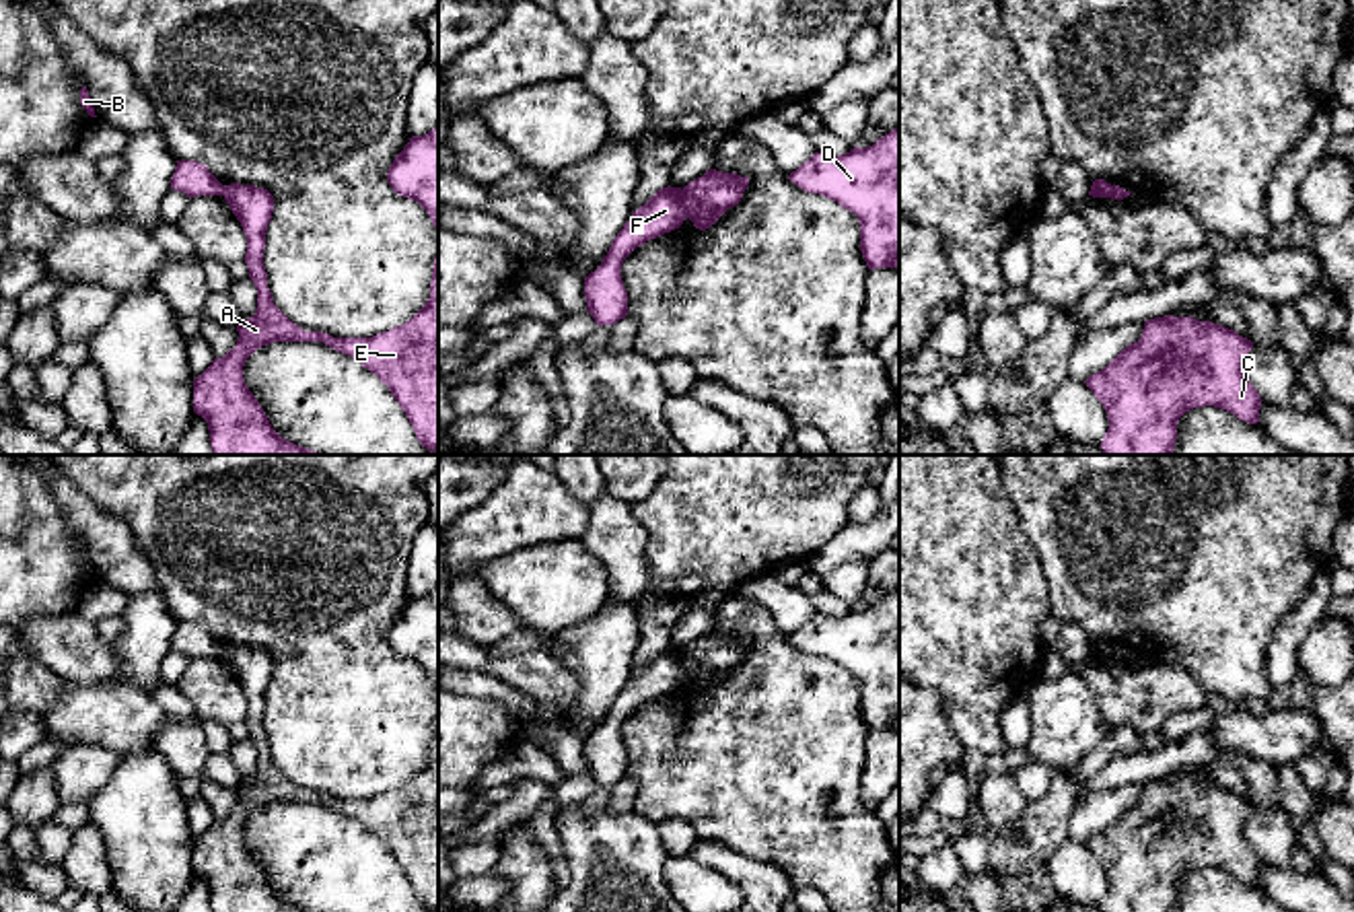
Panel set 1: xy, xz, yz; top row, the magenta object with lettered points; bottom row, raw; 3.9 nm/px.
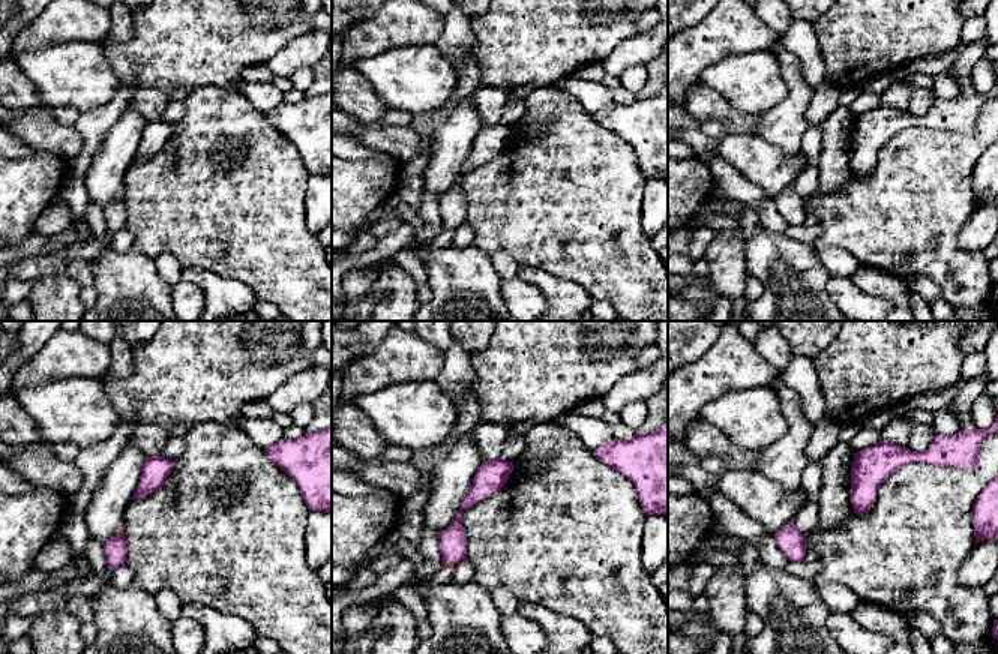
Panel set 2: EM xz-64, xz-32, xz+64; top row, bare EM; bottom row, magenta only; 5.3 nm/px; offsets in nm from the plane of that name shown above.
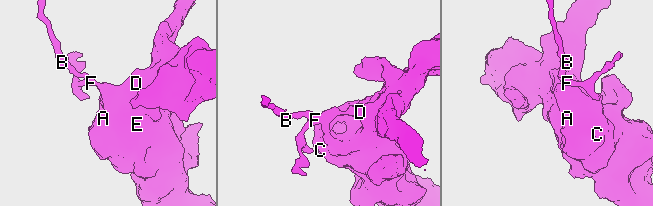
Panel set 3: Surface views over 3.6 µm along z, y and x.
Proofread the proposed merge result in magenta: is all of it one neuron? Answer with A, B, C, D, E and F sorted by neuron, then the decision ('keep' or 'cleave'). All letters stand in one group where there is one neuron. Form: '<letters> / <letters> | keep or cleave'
A C D E / B F | cleave

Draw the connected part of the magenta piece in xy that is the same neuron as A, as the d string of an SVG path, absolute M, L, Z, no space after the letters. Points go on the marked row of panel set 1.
M241 183L224 185L222 196L247 237L245 264L257 288L257 309L237 325L237 346L193 379L193 412L208 422L214 455L327 455L282 439L245 385L247 358L274 342L323 342L356 358L389 387L422 447L438 451L438 253L430 299L403 325L372 338L305 331L274 305L268 288L263 249L274 196Z

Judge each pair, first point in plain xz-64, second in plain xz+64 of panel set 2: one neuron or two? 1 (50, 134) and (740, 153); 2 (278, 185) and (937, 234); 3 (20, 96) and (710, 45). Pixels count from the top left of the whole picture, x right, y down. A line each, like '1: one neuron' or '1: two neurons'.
1: one neuron
2: one neuron
3: two neurons

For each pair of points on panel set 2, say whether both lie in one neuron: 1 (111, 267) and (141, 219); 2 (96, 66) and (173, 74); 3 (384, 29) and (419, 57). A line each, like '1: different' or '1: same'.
1: different
2: different
3: different

